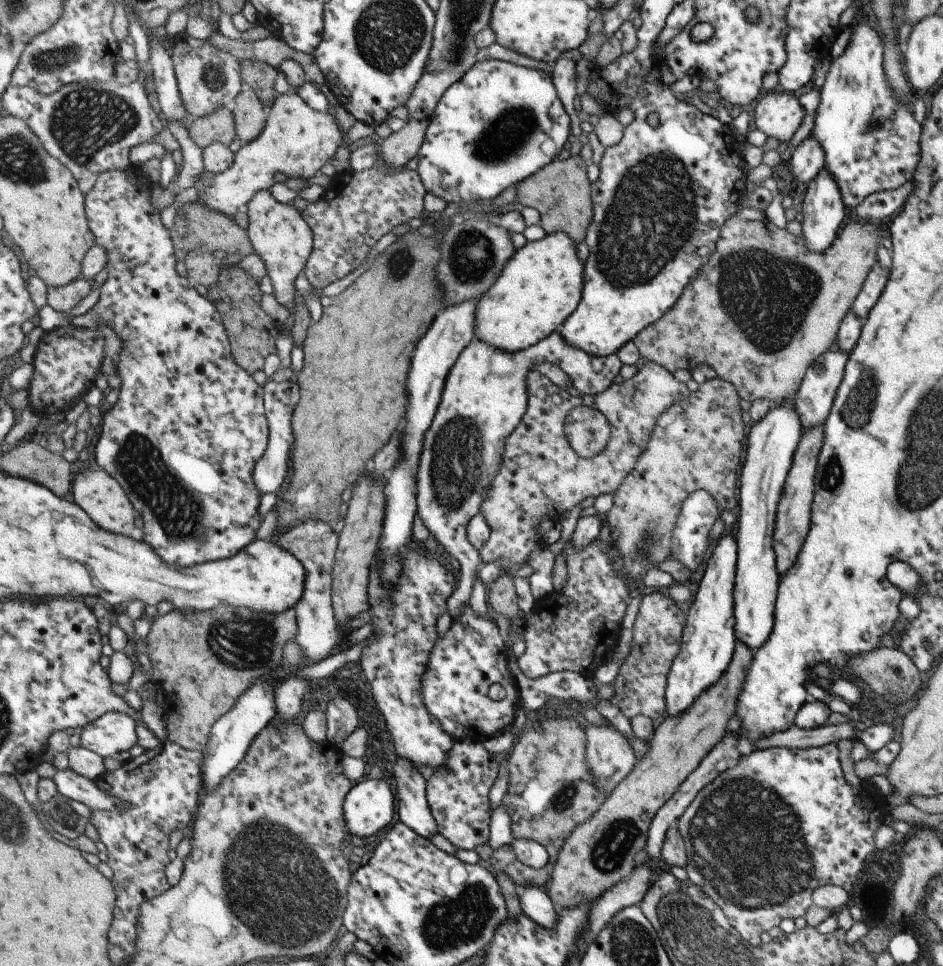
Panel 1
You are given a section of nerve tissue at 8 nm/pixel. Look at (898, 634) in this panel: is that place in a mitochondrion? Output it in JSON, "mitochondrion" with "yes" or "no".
{"mitochondrion":"no"}

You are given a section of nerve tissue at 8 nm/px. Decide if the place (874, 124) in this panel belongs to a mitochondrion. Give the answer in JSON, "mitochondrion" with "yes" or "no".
{"mitochondrion":"yes"}

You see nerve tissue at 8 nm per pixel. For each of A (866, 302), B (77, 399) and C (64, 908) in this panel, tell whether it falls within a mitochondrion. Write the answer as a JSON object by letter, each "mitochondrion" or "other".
{"A":"other","B":"other","C":"other"}

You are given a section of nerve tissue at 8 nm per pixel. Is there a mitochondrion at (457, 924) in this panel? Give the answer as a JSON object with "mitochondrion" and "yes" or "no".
{"mitochondrion":"yes"}

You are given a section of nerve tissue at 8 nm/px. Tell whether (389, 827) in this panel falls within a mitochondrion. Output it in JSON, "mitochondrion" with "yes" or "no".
{"mitochondrion":"no"}

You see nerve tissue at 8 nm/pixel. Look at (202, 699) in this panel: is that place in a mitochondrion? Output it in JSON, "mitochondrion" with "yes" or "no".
{"mitochondrion":"no"}

